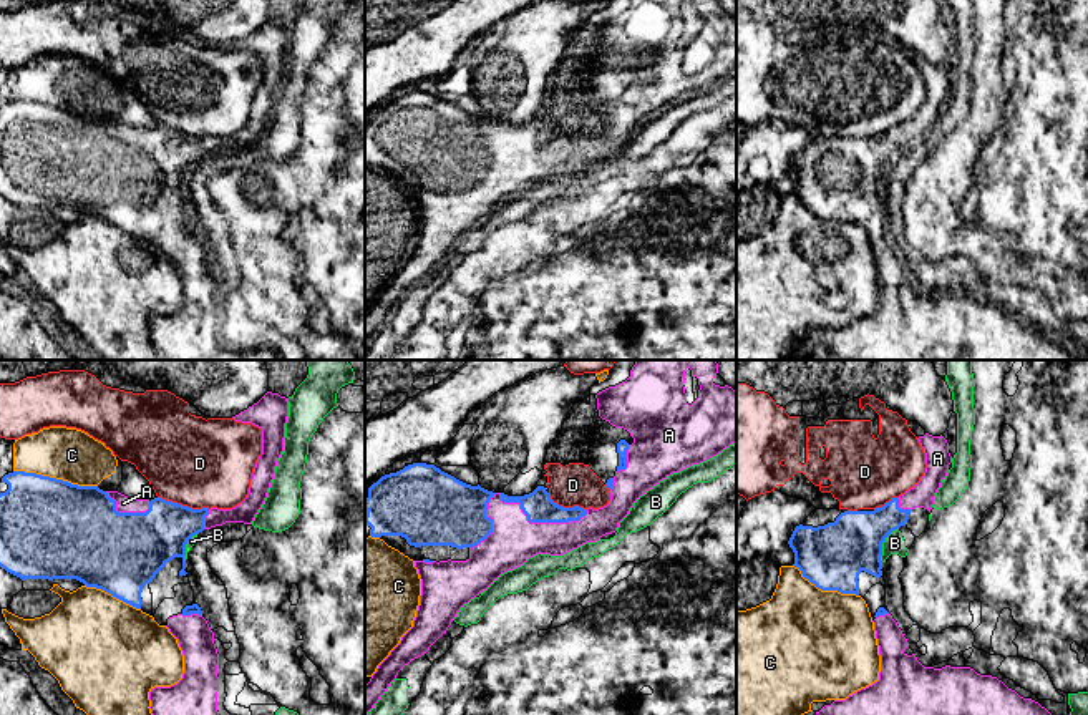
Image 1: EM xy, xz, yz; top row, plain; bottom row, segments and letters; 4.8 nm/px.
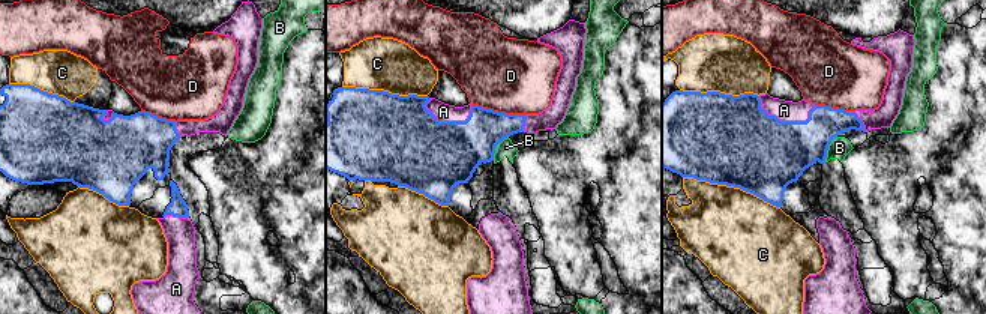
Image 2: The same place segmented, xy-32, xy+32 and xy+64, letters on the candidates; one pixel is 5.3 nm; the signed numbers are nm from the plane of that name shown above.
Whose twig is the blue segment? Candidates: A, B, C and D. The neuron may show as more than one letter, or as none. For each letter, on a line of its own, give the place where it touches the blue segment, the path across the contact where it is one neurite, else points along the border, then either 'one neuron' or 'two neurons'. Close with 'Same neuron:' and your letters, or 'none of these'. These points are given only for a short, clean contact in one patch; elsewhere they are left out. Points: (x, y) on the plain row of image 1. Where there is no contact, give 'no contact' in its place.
A: xz (539, 150) | one neuron
B: yz (881, 173) | along yz (898, 156), (883, 171), (881, 189) | two neurons
C: xy (55, 107) | two neurons
D: xy (184, 135) | along xy (158, 125), (193, 136), (209, 136) | two neurons
Same neuron: A

